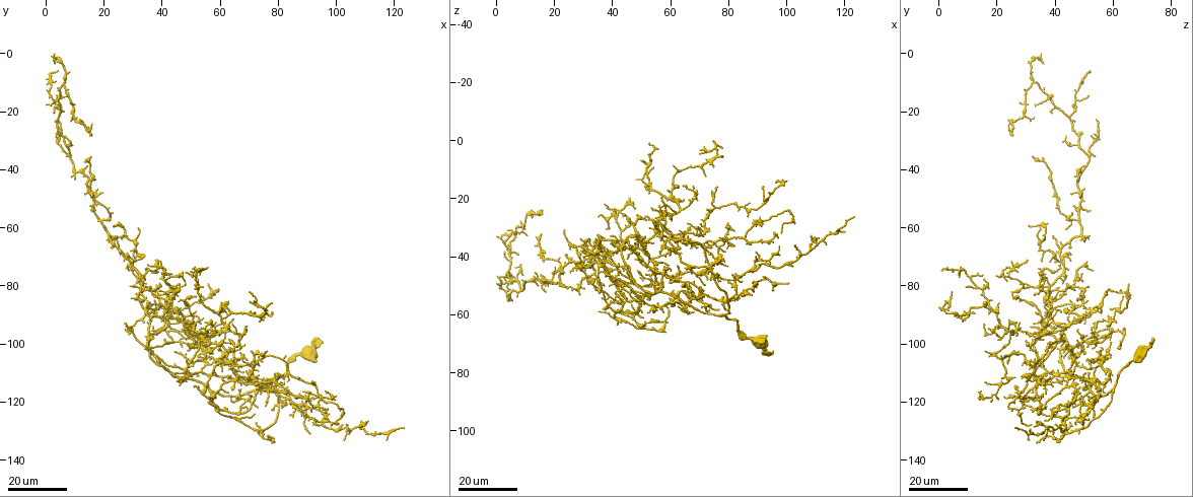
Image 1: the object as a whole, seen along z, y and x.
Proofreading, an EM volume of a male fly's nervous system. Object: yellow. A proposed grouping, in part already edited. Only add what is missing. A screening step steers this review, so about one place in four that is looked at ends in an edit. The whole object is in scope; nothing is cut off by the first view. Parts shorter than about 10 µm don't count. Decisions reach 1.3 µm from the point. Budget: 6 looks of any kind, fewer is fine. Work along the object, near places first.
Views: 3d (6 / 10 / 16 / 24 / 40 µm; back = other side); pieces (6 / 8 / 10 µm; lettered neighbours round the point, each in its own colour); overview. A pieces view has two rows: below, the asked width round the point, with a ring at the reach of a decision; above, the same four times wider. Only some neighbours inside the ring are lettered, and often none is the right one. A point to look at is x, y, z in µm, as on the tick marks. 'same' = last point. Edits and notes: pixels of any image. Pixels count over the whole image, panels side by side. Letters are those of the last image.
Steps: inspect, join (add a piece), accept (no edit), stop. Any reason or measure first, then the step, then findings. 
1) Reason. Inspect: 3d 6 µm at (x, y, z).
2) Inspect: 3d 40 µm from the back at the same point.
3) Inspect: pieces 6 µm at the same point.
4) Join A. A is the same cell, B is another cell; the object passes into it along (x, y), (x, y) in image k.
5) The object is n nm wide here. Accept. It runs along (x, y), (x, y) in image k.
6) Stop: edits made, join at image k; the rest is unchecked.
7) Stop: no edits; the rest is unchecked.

Branch stops here. Inspect: 3d 16 µm at (28, 95, 42).

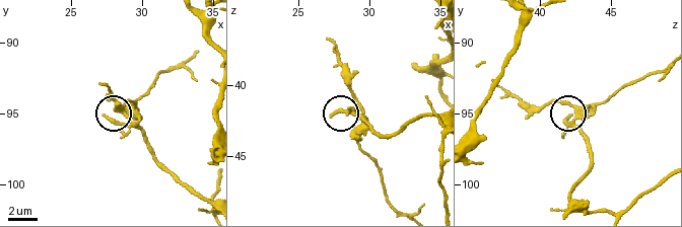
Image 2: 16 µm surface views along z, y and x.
See the neighbours. Inspect: pieces 10 µm at (27.4, 95.0, 42.2).

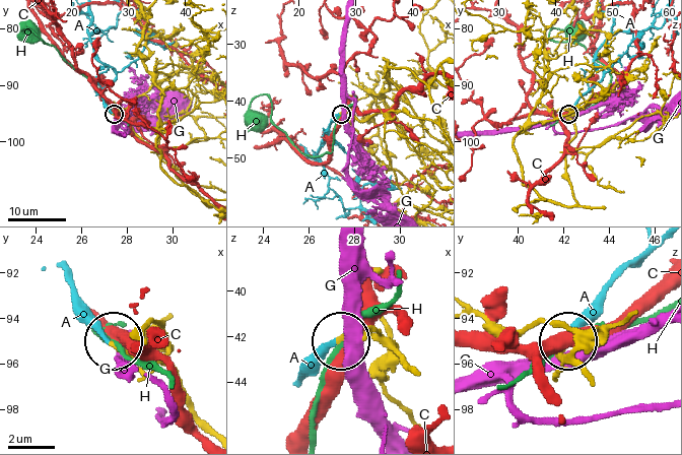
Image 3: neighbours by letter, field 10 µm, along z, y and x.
Join A. A is the same cell, C, G and H are other cells; the object passes into it along (400, 361), (379, 342), (349, 333), (302, 380) in image 3; it goes on there.

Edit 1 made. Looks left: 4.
Inspect: overview.

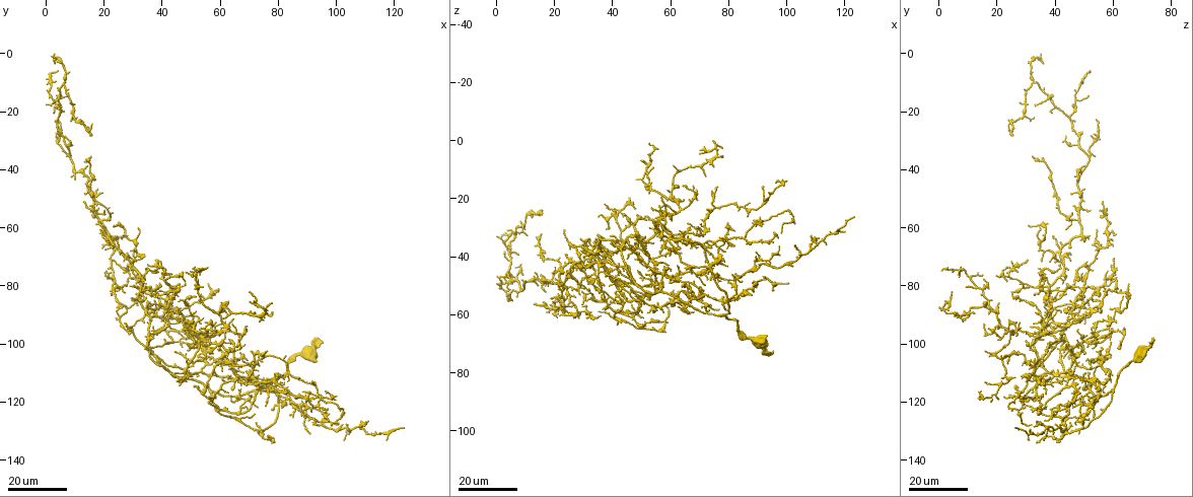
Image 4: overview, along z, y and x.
End of a long branch. Inspect: 3d 24 µm at (13, 52, 56).

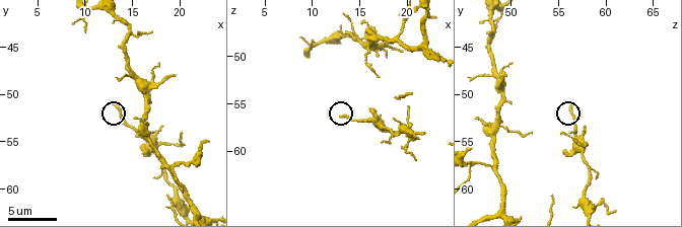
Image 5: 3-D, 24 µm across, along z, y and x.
Inspect: pieces 10 µm at (13.2, 51.0, 56.4).

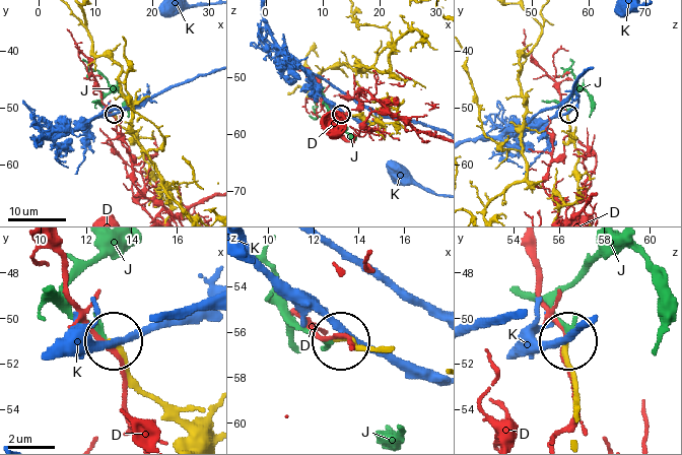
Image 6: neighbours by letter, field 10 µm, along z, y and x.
Join J. J is the same cell, D and K are other cells; the object passes into it along (376, 351), (317, 338), (301, 326), (293, 336) in image 6; it goes on there.

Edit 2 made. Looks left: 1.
Stop: edits made, join at image 3, join at image 6; the rest is unchecked.

